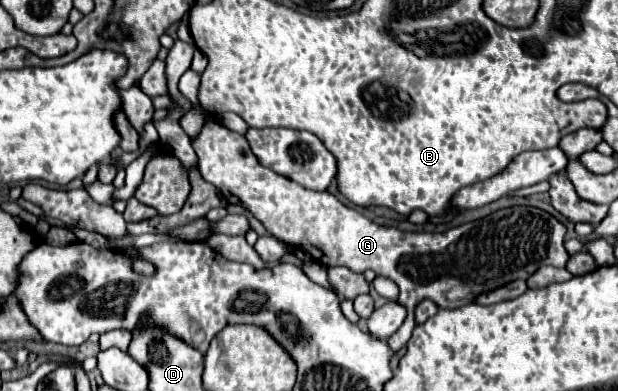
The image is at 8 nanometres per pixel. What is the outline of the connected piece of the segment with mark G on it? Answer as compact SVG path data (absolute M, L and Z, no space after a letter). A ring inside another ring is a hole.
M210 118L206 122L206 126L202 128L202 132L198 134L198 138L192 142L196 156L200 160L200 174L206 182L210 182L212 186L216 186L222 196L228 200L228 194L232 194L234 198L240 200L240 204L244 208L248 208L248 212L260 220L268 232L272 232L272 236L276 236L282 242L290 242L294 248L306 250L312 254L312 258L316 262L320 262L322 266L330 268L330 266L346 266L354 272L364 272L364 270L374 270L378 276L390 278L392 282L398 284L400 294L398 294L398 304L402 304L408 312L404 324L388 338L388 346L392 352L398 352L412 336L412 328L414 328L414 318L412 318L412 310L416 306L416 302L424 300L424 298L432 298L440 308L444 310L454 310L466 304L472 304L476 300L476 296L484 294L484 292L492 292L496 288L502 288L518 278L528 278L532 276L540 266L556 266L556 268L564 268L568 262L568 252L564 248L564 236L566 236L566 226L560 224L554 216L550 216L548 212L540 210L540 208L532 208L532 206L514 206L514 208L504 208L498 210L494 214L476 222L468 222L456 228L450 228L446 232L440 234L428 234L428 232L402 232L398 228L388 228L388 226L378 226L374 222L370 222L368 218L364 218L360 212L344 206L336 196L332 196L330 192L316 192L316 190L308 190L280 174L276 174L270 168L264 168L256 156L252 154L246 138L238 132L232 132L228 128L224 128L222 124L218 124L214 118Z

